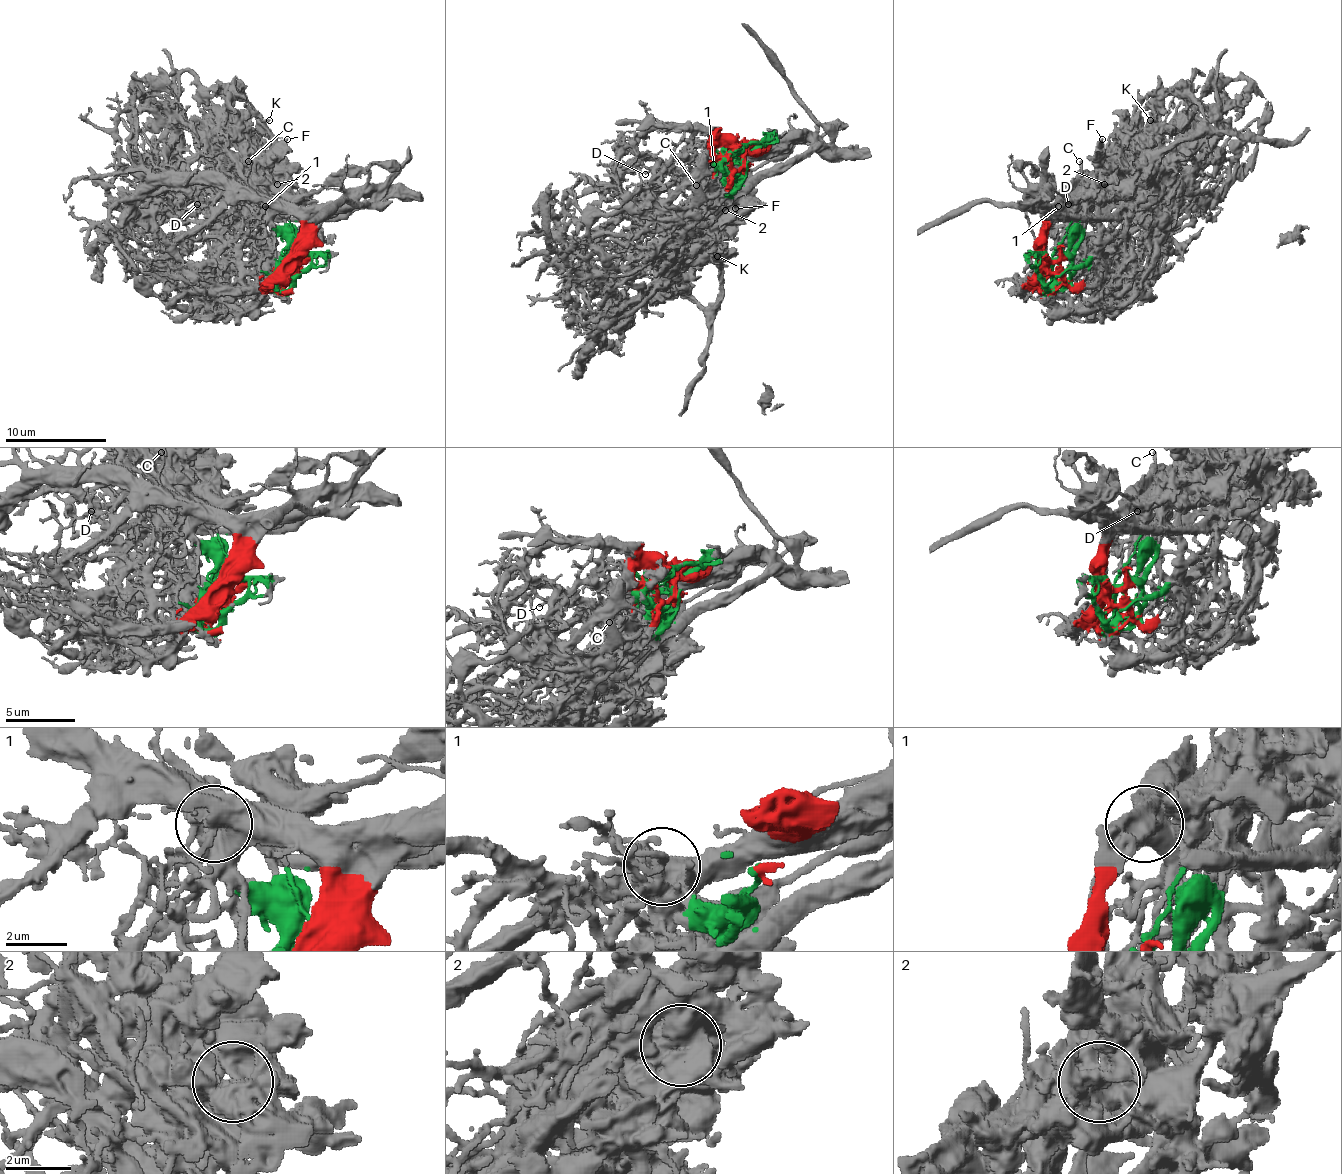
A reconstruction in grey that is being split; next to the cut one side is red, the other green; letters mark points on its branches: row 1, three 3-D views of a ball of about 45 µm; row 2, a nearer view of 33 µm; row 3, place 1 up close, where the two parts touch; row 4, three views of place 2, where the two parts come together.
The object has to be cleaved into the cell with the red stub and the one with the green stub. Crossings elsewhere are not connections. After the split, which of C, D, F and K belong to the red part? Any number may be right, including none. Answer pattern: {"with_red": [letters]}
{"with_red": ["D"]}

